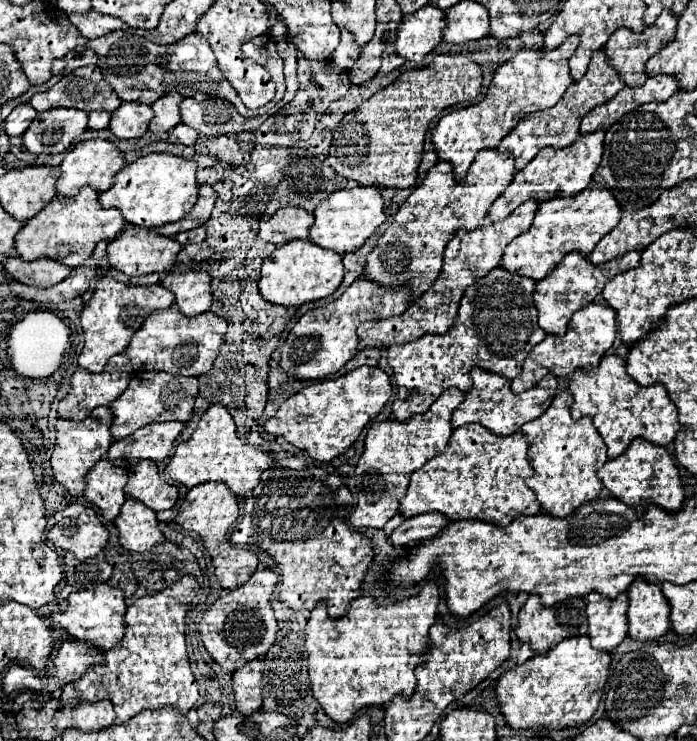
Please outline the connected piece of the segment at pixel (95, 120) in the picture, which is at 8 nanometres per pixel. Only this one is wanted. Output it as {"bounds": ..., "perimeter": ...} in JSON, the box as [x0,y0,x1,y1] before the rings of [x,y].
{"bounds":[88,110,110,130],"perimeter":[[[94,110],[88,114],[88,128],[92,128],[92,130],[108,128],[108,122],[110,122],[110,114],[104,110]]]}

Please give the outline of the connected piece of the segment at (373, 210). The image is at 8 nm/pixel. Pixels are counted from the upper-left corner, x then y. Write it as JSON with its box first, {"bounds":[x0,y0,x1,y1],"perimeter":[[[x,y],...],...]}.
{"bounds":[308,186,386,254],"perimeter":[[[354,186],[354,188],[336,190],[316,206],[314,218],[316,220],[308,236],[314,244],[334,250],[338,254],[352,252],[360,248],[376,232],[376,228],[386,220],[382,192],[376,186]]]}

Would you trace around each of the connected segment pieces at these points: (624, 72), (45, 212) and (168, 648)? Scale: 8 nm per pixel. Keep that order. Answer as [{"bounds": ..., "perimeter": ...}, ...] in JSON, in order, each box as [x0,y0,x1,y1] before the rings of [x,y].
[{"bounds":[604,10,678,86],"perimeter":[[[664,10],[658,16],[658,20],[652,26],[648,26],[644,32],[632,32],[628,28],[618,28],[616,32],[612,32],[610,40],[604,46],[604,52],[608,54],[612,66],[624,78],[626,86],[640,86],[640,84],[644,84],[644,80],[648,78],[648,74],[646,74],[646,62],[648,62],[648,58],[652,54],[656,54],[664,44],[668,44],[670,40],[674,40],[674,36],[676,36],[676,22],[678,22],[678,16],[676,14],[672,16],[670,10]]]},{"bounds":[16,188,124,268],"perimeter":[[[80,188],[76,196],[54,196],[24,228],[16,234],[16,252],[24,260],[54,258],[56,262],[76,268],[92,254],[100,240],[112,240],[124,230],[124,218],[116,208],[102,208],[98,204],[98,192],[94,188]]]},{"bounds":[60,574,198,724],"perimeter":[[[186,574],[160,592],[132,598],[124,616],[124,638],[116,648],[104,652],[104,664],[90,666],[78,680],[66,684],[60,700],[64,704],[76,704],[80,700],[98,702],[106,698],[114,704],[116,724],[132,718],[142,708],[160,708],[164,704],[172,704],[186,714],[198,700],[198,684],[190,670],[184,638],[184,618],[194,596],[196,578]]]}]

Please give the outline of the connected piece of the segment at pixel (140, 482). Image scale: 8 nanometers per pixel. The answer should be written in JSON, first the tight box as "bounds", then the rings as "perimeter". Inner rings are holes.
{"bounds":[124,460,180,512],"perimeter":[[[142,460],[134,466],[134,470],[130,472],[130,480],[124,486],[124,492],[156,512],[174,508],[180,498],[178,486],[164,482],[152,460]]]}

